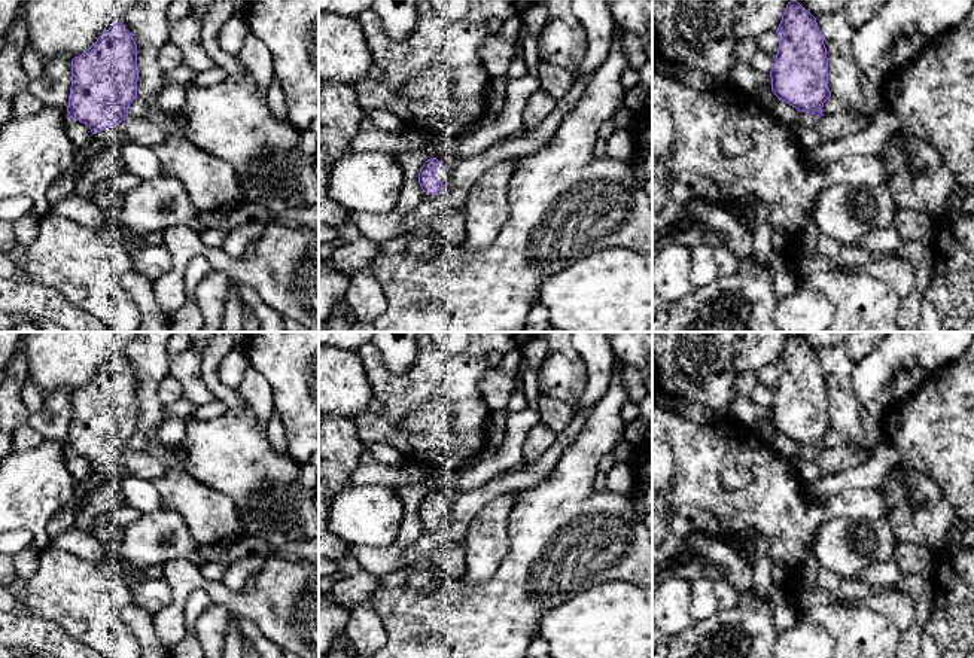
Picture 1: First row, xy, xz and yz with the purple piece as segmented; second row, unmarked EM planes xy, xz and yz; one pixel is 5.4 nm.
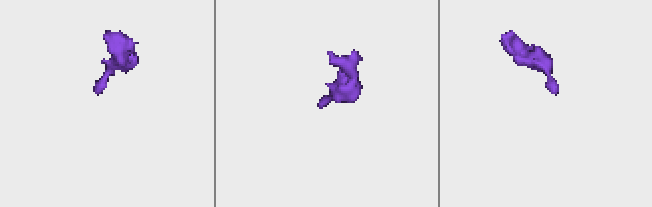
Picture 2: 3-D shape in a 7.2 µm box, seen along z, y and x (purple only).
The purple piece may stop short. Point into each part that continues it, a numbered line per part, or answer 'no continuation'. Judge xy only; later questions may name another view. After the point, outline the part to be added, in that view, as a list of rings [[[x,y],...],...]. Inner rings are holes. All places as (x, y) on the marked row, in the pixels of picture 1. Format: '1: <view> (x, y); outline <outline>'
1: xy (63, 186); outline [[[125,121],[92,134],[91,141],[85,147],[76,149],[73,167],[46,191],[49,205],[74,192],[77,174],[83,164],[98,152],[113,147],[116,144],[116,135],[124,130],[124,125]]]

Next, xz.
1: xz (447, 164); outline [[[451,155],[436,156],[439,167],[436,168],[435,179],[442,183],[442,188],[436,194],[429,194],[421,189],[423,198],[432,199],[441,195],[445,195],[451,188],[451,177],[454,174],[457,161]]]

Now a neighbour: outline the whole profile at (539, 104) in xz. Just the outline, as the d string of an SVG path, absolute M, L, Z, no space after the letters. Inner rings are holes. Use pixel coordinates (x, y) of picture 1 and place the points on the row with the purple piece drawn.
M539 88L526 103L523 110L523 127L535 128L554 110L556 104L557 100Z

